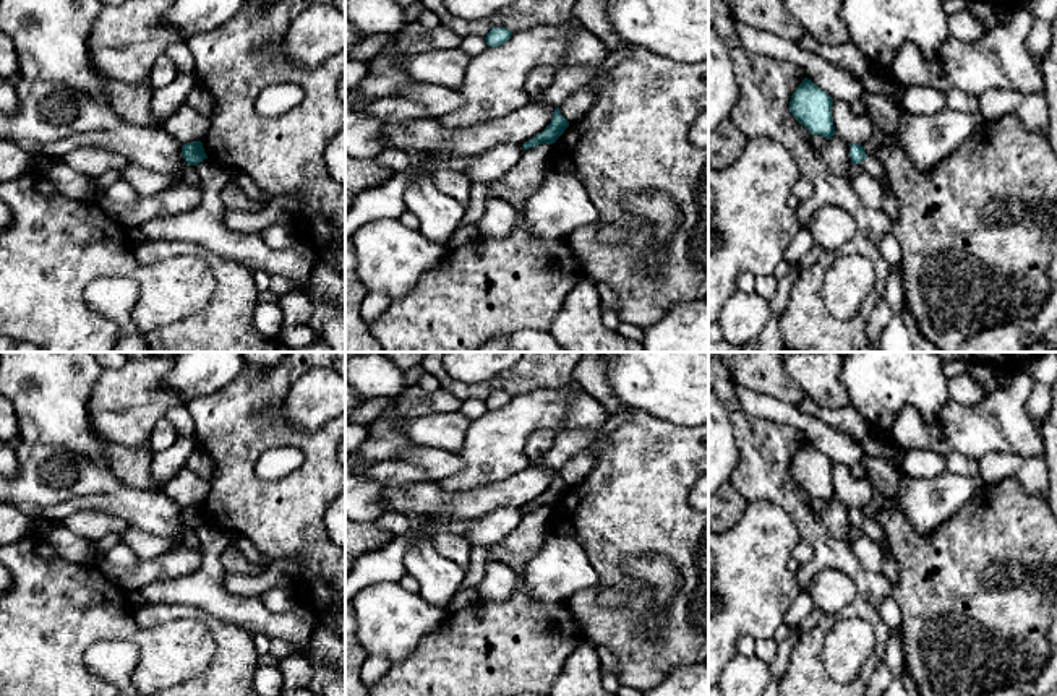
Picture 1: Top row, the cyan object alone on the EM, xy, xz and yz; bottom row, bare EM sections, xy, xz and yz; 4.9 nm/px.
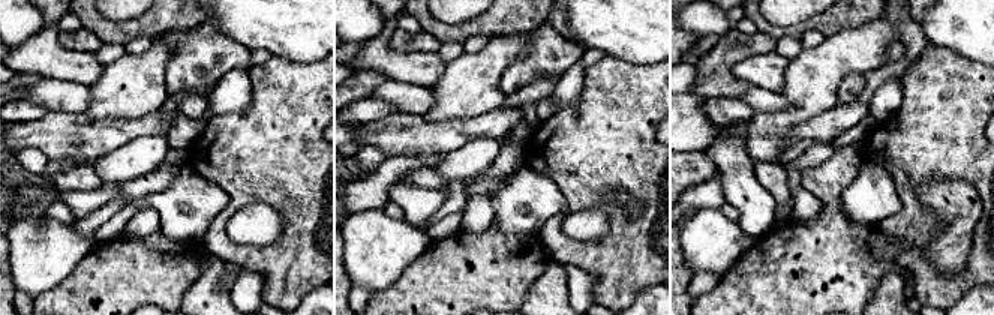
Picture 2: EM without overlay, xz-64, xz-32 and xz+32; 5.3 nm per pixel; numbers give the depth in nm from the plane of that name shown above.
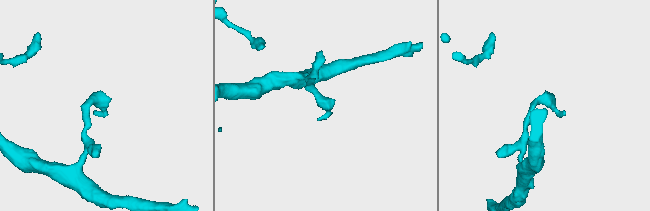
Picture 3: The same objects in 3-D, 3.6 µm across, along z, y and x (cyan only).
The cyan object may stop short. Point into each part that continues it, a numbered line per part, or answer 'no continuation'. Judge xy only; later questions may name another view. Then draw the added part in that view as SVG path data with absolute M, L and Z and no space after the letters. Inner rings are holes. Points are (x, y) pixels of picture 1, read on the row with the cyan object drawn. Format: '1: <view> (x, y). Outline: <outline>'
no continuation

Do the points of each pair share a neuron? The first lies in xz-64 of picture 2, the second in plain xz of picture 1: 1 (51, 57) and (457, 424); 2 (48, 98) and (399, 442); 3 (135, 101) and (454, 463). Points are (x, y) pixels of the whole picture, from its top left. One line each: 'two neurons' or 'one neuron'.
1: one neuron
2: two neurons
3: two neurons

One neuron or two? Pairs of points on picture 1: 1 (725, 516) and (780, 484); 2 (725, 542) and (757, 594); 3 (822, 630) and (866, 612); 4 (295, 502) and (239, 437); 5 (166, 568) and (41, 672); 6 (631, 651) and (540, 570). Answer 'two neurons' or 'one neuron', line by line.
1: two neurons
2: one neuron
3: one neuron
4: one neuron
5: two neurons
6: two neurons

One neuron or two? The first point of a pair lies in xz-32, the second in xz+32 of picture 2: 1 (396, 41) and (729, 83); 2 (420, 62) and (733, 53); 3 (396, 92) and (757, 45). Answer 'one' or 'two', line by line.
1: one
2: two
3: two

